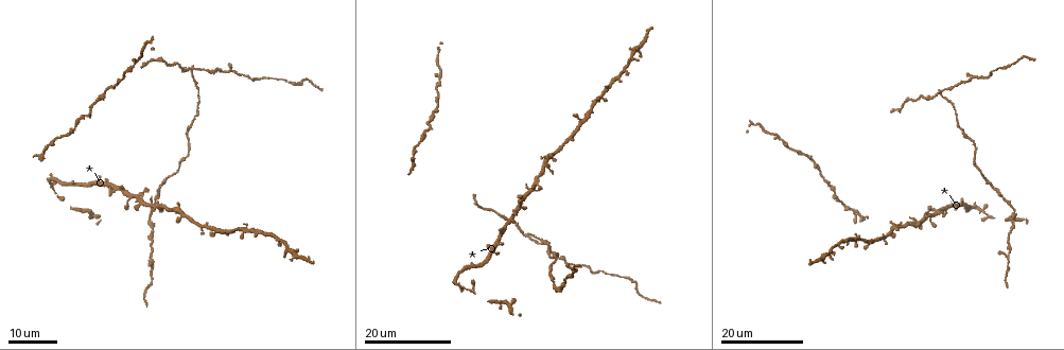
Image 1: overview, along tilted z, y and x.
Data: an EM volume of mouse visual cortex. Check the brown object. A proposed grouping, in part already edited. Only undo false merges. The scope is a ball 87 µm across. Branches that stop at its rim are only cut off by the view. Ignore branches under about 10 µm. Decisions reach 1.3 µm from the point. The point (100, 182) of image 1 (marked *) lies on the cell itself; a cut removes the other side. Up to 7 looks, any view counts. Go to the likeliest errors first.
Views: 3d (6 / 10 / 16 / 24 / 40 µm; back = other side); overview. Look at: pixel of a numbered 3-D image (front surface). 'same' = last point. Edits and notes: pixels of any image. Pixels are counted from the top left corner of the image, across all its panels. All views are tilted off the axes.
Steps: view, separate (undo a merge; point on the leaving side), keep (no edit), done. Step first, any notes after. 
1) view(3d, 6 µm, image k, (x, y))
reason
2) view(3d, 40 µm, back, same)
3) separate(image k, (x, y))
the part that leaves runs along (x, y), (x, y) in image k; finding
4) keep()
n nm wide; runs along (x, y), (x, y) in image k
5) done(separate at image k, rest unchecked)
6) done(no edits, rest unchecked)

view(3d, 16 µm, image 1, (192, 71))
side arm on a straight run

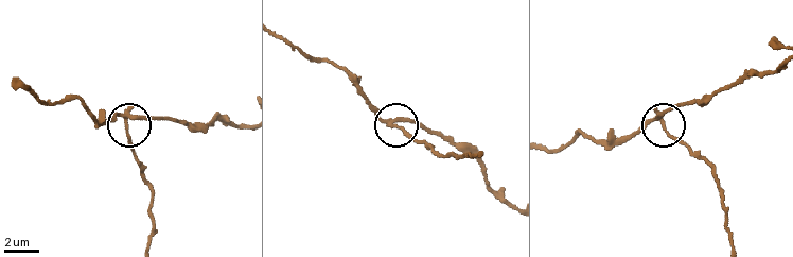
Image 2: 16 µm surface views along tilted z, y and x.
view(3d, 6 µm, image 2, (134, 117))

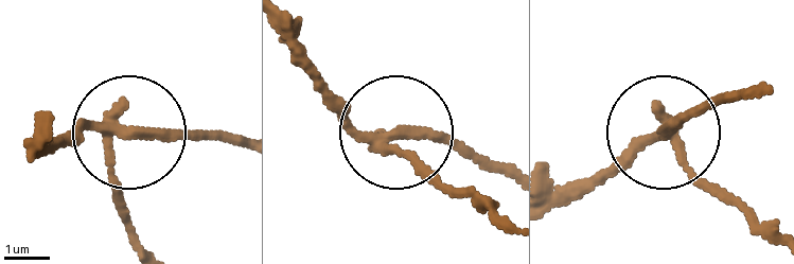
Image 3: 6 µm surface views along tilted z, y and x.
view(3d, 6 µm, back, image 3, (665, 128))

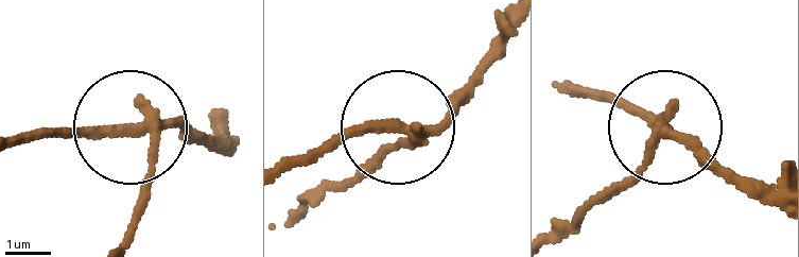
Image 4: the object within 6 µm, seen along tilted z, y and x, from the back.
separate(image 4, (202, 136))
side arm 43 µm; the part that leaves runs along (146, 120), (19, 138) in image 4; a second cell is stuck on

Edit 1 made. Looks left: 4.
view(overview)
redraw

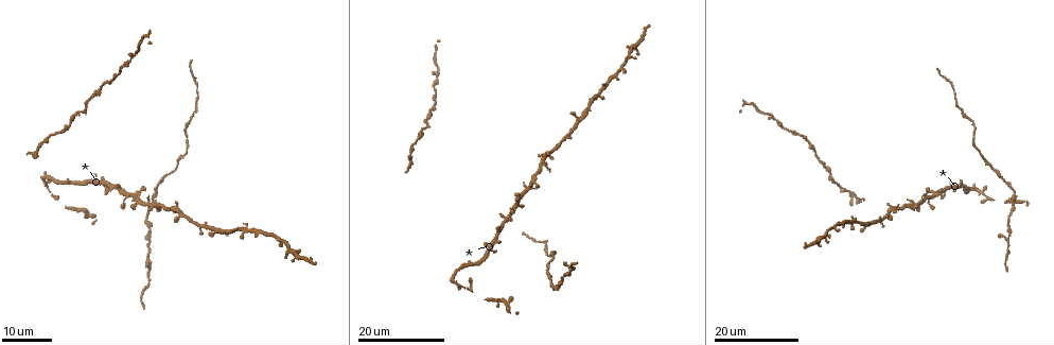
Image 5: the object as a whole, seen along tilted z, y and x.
view(3d, 24 µm, image 5, (120, 190))
looks like a crossing

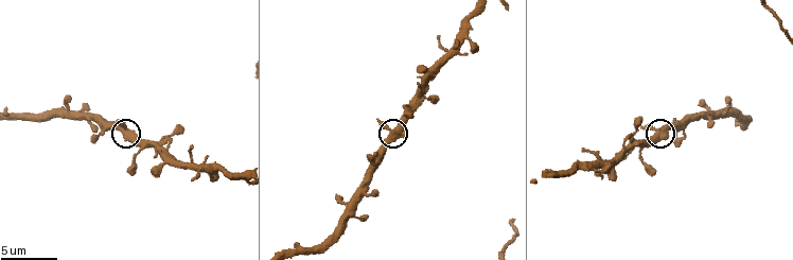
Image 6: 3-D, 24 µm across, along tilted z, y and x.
view(3d, 10 µm, image 6, (129, 132))

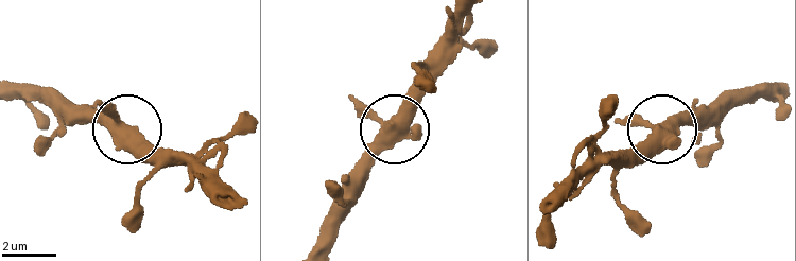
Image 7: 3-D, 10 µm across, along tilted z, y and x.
keep()
4 arms; one cell here

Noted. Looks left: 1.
done(separate at image 4, rest unchecked)

